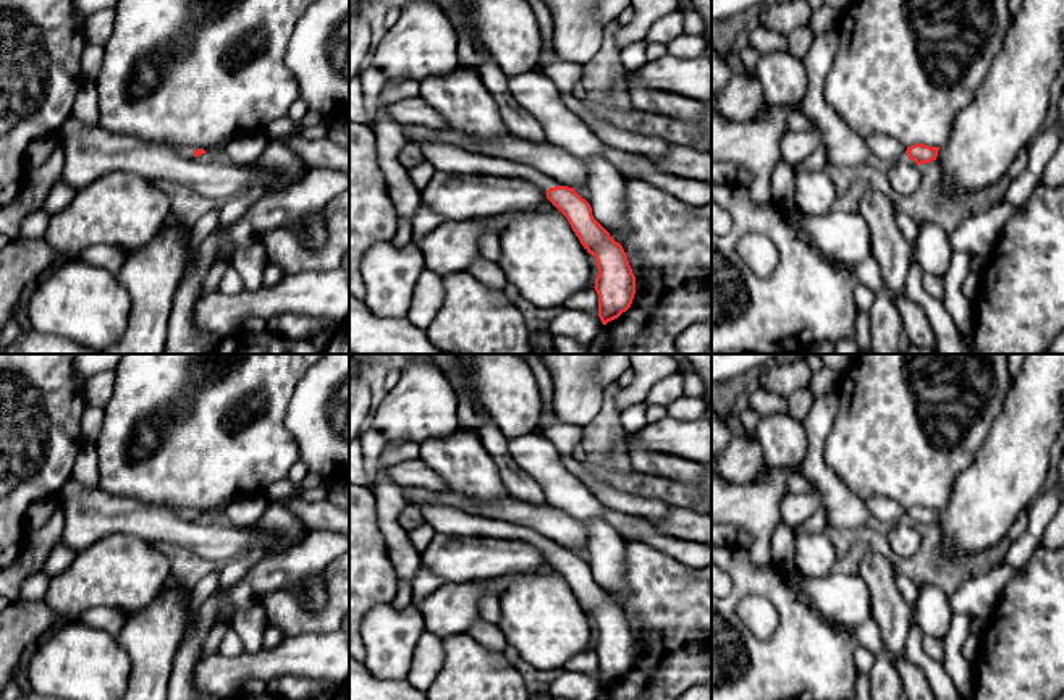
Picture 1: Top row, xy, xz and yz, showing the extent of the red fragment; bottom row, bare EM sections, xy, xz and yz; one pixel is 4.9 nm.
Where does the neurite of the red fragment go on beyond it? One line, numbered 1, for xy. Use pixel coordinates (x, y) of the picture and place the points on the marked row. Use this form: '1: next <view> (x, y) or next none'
1: next xy (180, 149)

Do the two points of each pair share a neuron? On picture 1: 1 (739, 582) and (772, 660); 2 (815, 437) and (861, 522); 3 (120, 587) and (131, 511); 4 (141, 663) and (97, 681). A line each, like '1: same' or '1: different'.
1: same
2: same
3: different
4: different

